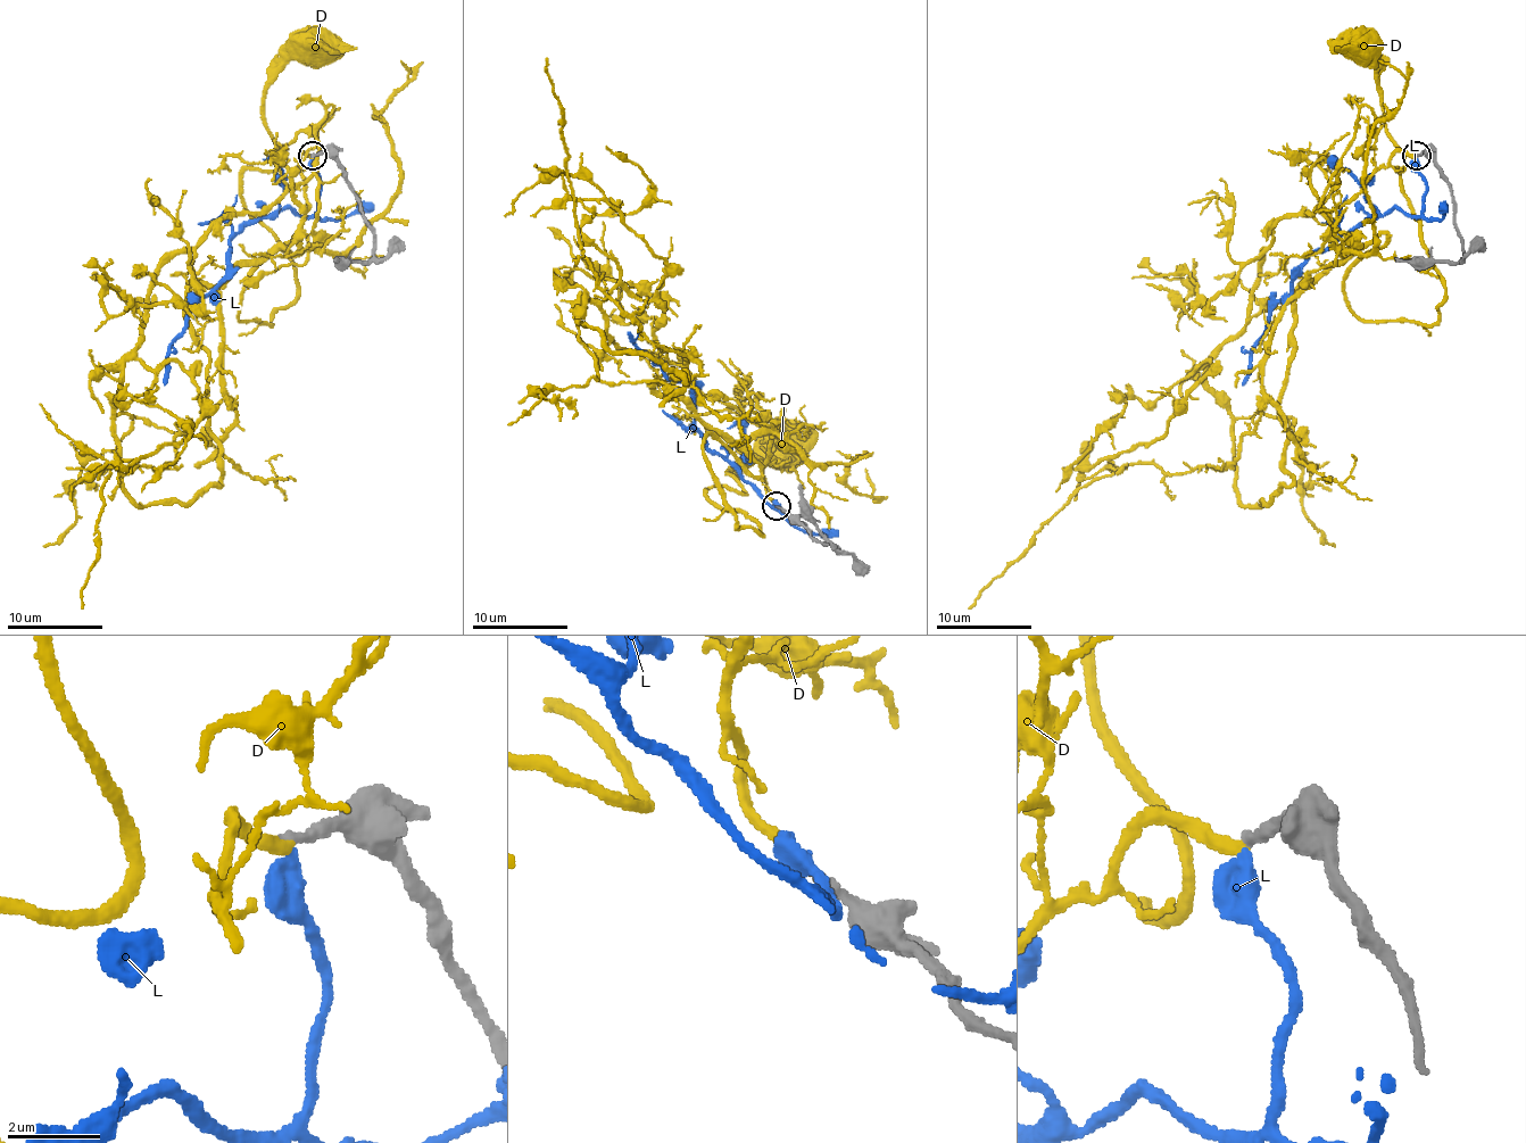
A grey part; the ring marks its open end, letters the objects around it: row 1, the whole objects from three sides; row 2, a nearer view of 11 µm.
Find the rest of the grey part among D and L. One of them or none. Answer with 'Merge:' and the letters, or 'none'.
Merge: none

